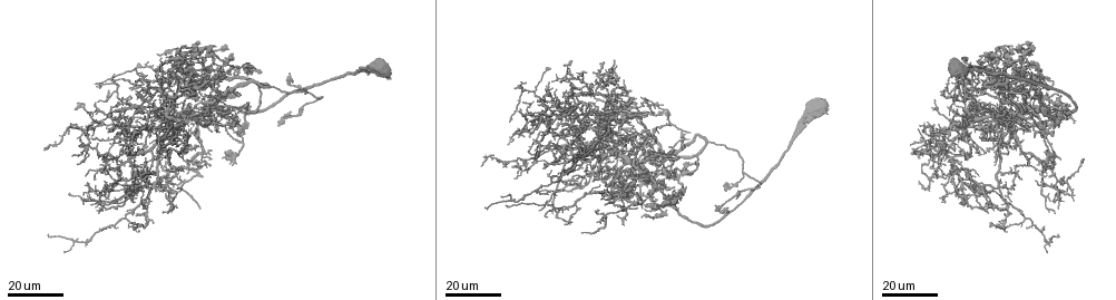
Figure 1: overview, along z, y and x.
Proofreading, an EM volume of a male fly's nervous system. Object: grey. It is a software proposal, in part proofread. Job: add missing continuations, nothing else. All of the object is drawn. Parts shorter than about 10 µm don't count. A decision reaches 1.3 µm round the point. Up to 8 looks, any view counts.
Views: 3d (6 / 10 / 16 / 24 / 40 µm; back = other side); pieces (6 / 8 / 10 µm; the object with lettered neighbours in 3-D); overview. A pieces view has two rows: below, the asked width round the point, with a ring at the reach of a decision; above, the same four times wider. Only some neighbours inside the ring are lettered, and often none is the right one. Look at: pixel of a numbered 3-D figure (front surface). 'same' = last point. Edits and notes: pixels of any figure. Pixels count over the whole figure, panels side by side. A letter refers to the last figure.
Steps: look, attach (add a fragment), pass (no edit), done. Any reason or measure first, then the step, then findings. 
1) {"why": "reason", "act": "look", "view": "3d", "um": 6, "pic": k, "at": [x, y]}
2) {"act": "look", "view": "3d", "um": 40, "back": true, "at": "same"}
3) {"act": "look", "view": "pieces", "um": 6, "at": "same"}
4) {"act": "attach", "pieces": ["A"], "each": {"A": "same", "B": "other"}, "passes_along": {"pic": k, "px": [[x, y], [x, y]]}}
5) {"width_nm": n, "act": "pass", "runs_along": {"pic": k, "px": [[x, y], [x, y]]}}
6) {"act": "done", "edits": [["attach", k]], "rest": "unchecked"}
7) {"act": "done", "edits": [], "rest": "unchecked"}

{"why": "an open end", "act": "look", "view": "3d", "um": 16, "pic": 1, "at": [185, 45]}

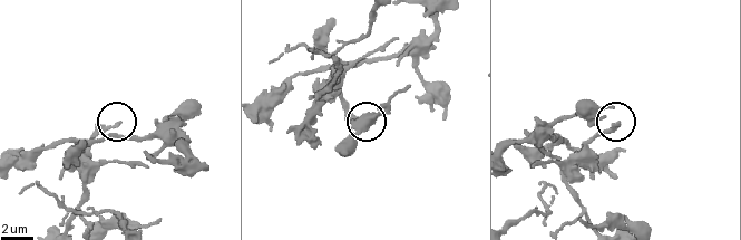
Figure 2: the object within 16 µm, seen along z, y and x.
{"act": "look", "view": "3d", "um": 10, "pic": 2, "at": [116, 124]}

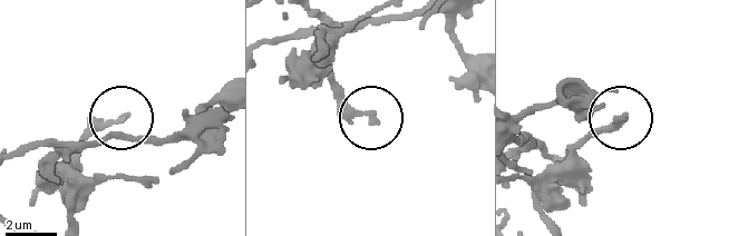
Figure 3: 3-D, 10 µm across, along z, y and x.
{"act": "look", "view": "pieces", "um": 6, "pic": 3, "at": [124, 116]}

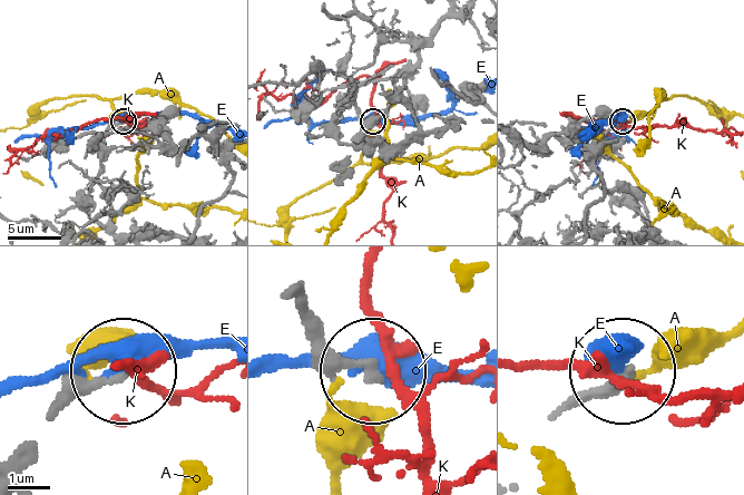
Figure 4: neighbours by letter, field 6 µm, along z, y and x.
{"act": "pass", "each": {"A": "other", "E": "other", "K": "other"}, "runs_along": {"pic": 4, "px": [[55, 411], [115, 372]]}, "found": "none of them fits"}

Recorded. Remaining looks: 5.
{"why": "branch stops here", "act": "look", "view": "3d", "um": 16, "pic": 1, "at": [199, 176]}

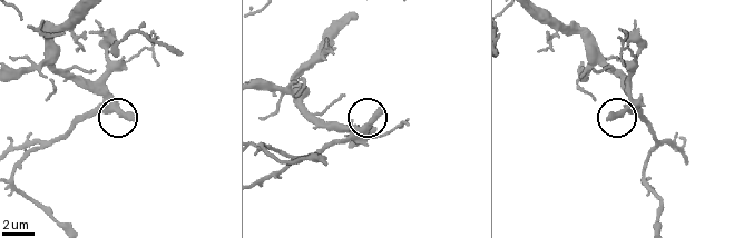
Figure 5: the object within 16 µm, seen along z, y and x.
{"act": "look", "view": "pieces", "um": 10, "pic": 5, "at": [133, 117]}

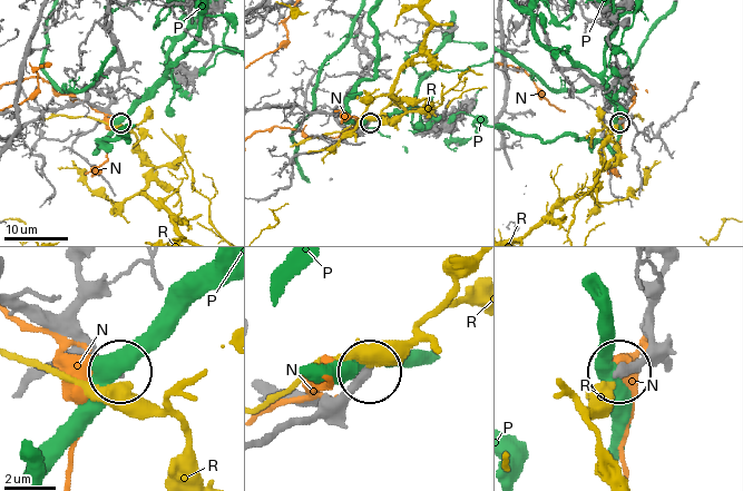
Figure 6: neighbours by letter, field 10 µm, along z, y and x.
{"width_nm": 370, "act": "pass", "each": {"N": "other", "P": "other", "R": "other"}, "found": "none of them fits"}

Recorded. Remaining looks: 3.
{"why": "thin end", "act": "look", "view": "3d", "um": 16, "pic": 1, "at": [1061, 158]}

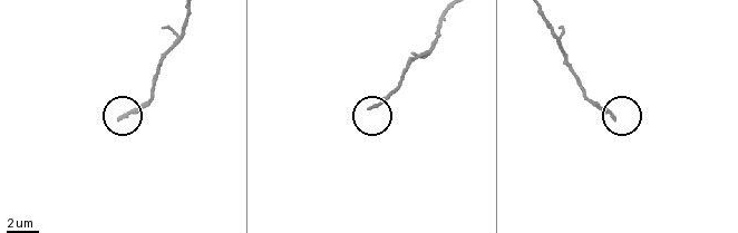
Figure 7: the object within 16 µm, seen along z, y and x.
{"act": "look", "view": "pieces", "um": 10, "pic": 7, "at": [613, 117]}

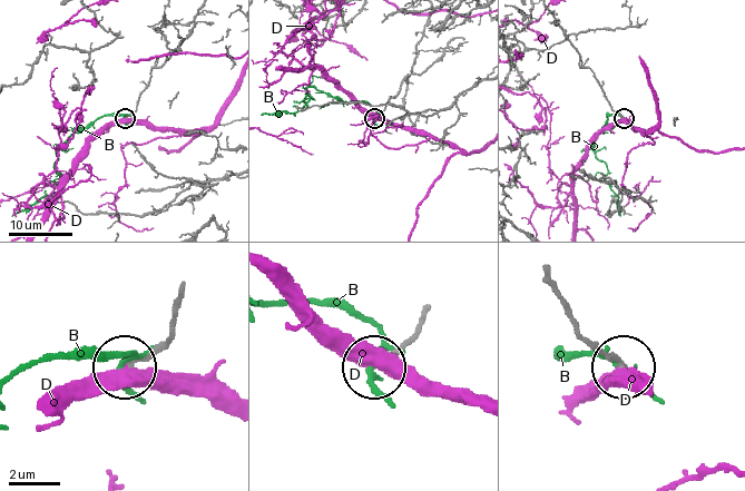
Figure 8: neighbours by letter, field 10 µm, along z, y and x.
{"act": "pass", "each": {"B": "other", "D": "other"}, "runs_along": {"pic": 8, "px": [[428, 308], [379, 365]]}, "found": "none of them fits"}

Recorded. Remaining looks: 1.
{"act": "done", "edits": [], "rest": "unchecked"}

